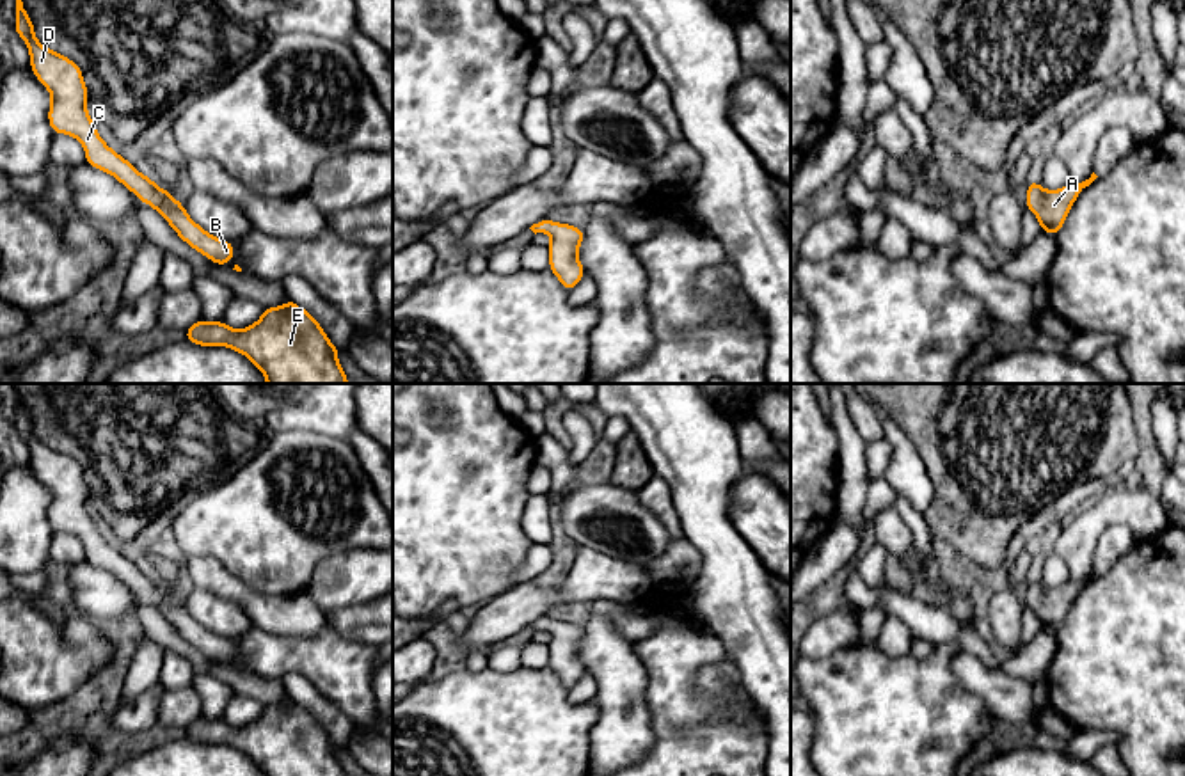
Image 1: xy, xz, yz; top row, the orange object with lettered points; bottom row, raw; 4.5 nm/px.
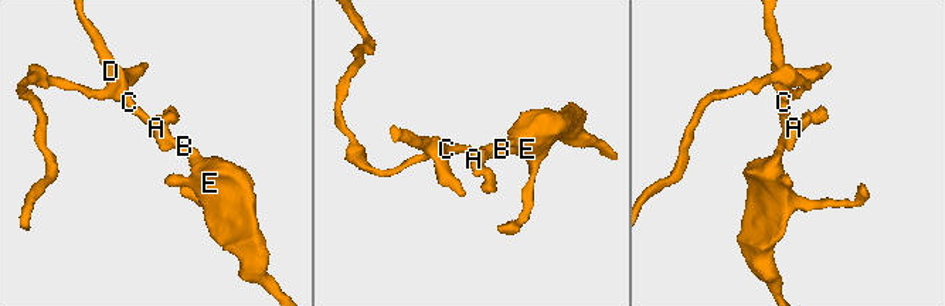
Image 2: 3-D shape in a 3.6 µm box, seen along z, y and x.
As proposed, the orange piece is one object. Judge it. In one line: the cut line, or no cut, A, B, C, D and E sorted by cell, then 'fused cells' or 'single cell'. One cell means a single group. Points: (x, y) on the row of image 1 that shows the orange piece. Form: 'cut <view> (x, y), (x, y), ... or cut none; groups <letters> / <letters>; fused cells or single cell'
cut none; groups A B C D E; single cell

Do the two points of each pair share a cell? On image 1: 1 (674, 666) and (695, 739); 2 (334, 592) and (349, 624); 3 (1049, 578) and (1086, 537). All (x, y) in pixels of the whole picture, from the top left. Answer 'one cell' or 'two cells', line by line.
1: one cell
2: two cells
3: two cells

